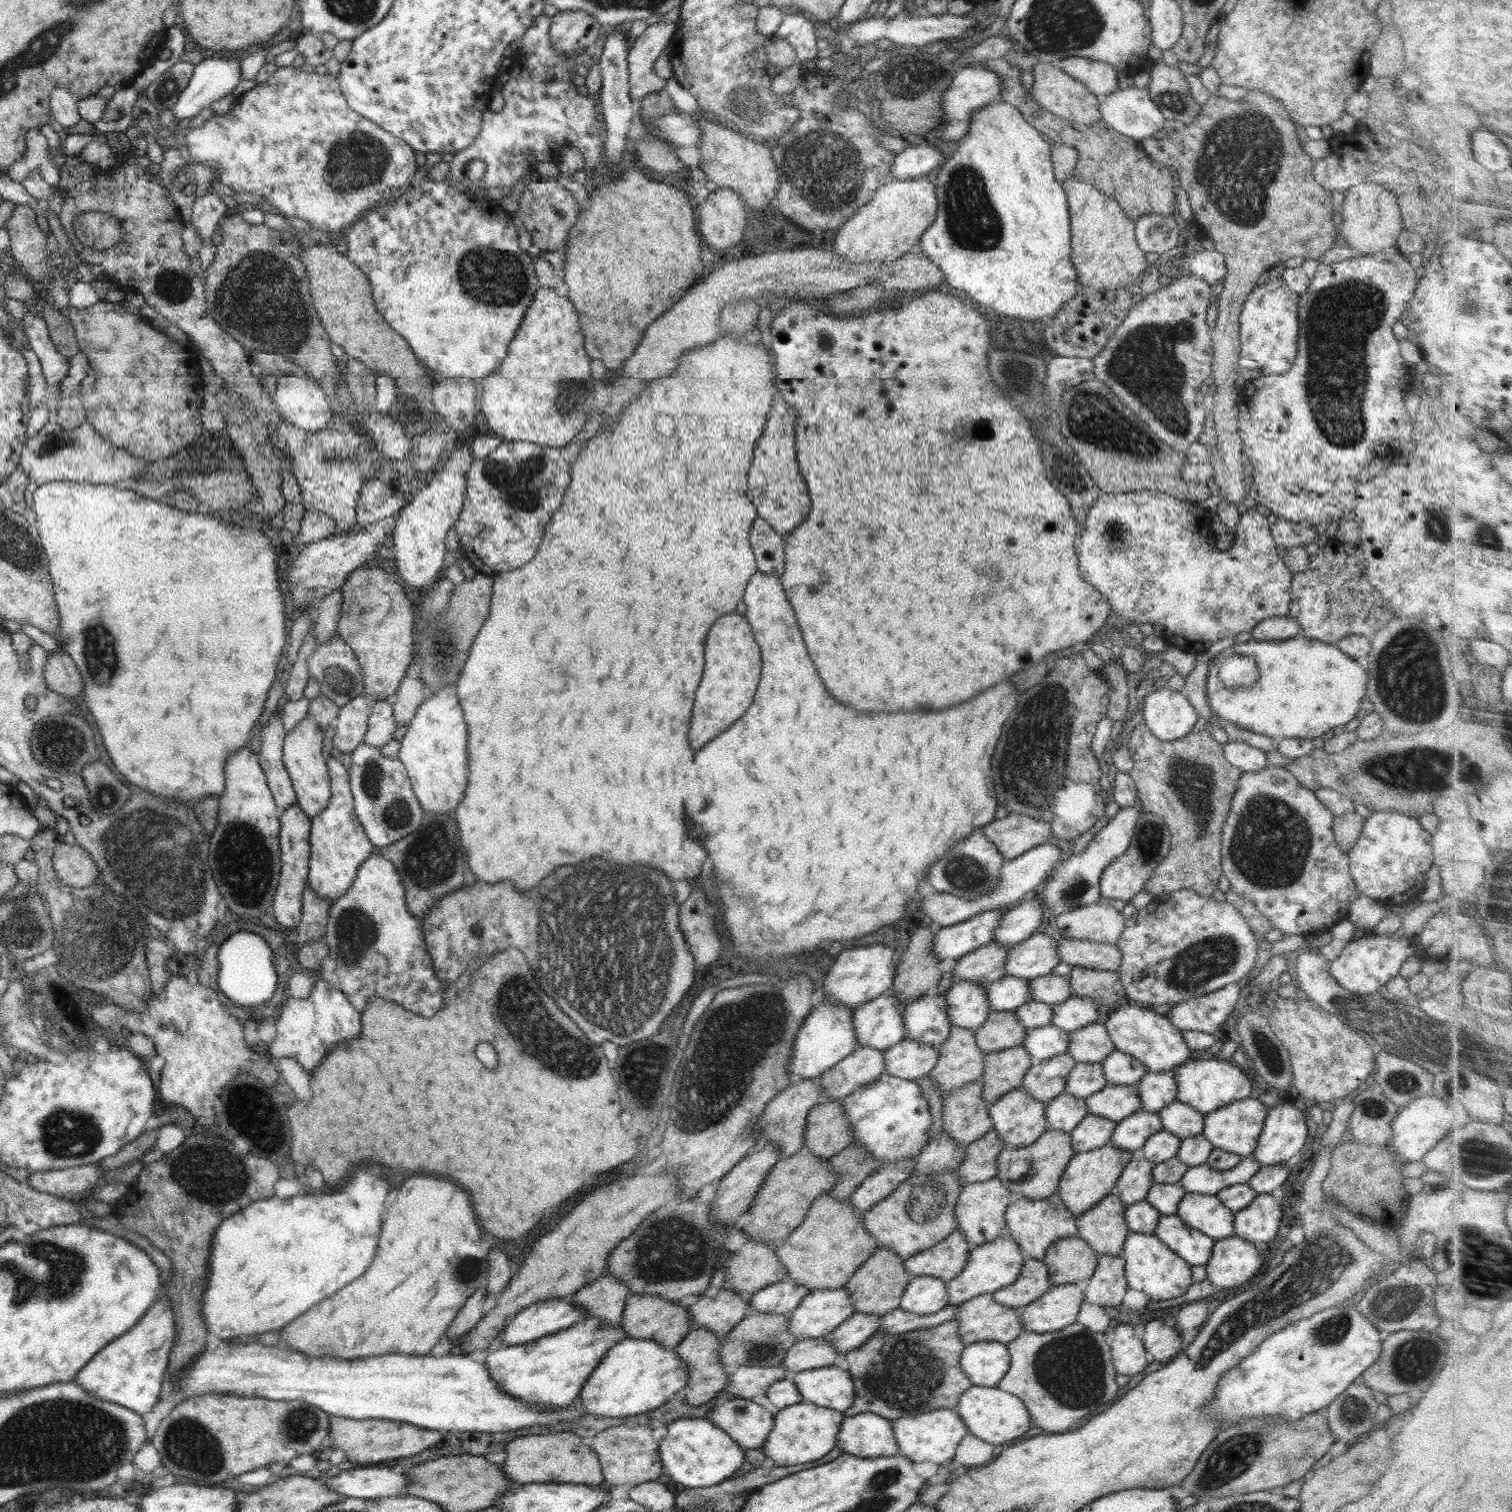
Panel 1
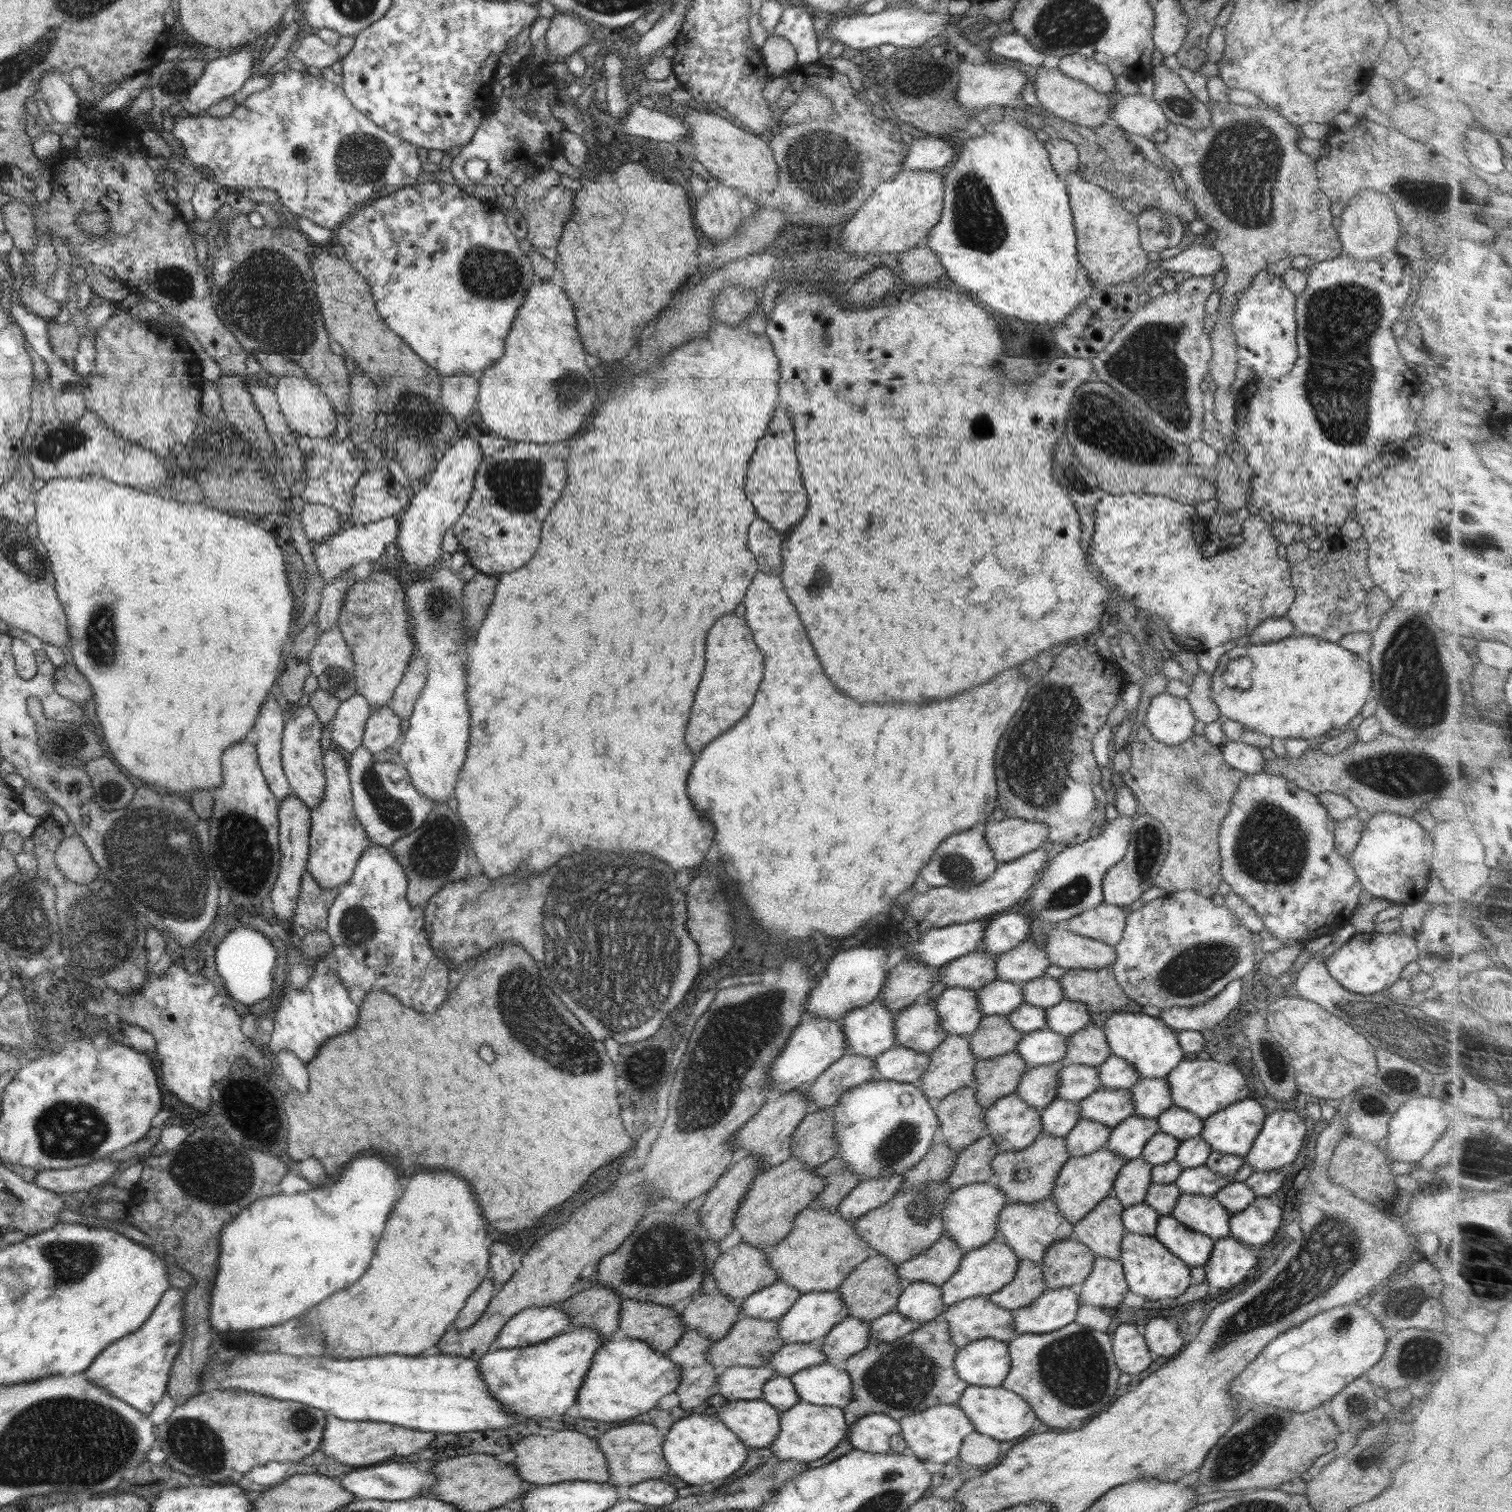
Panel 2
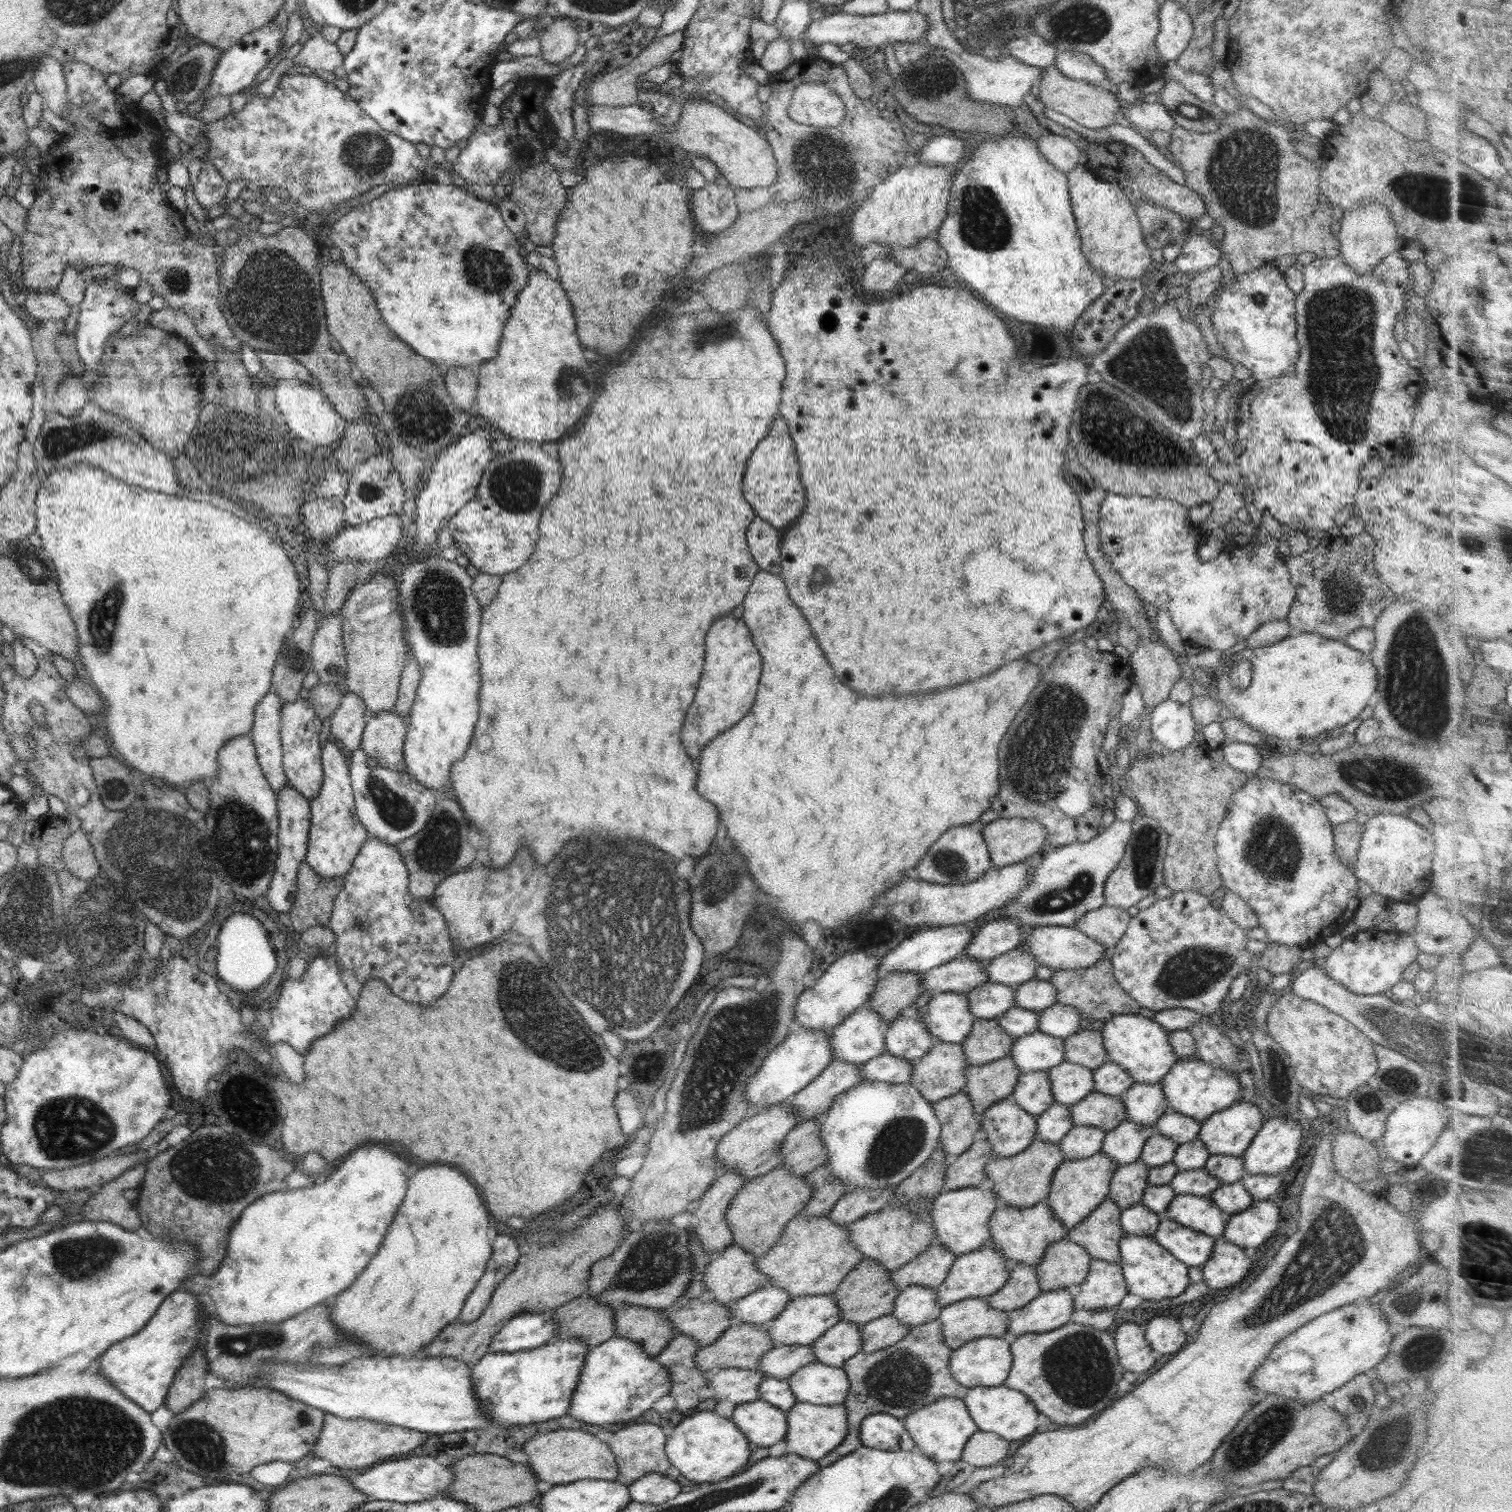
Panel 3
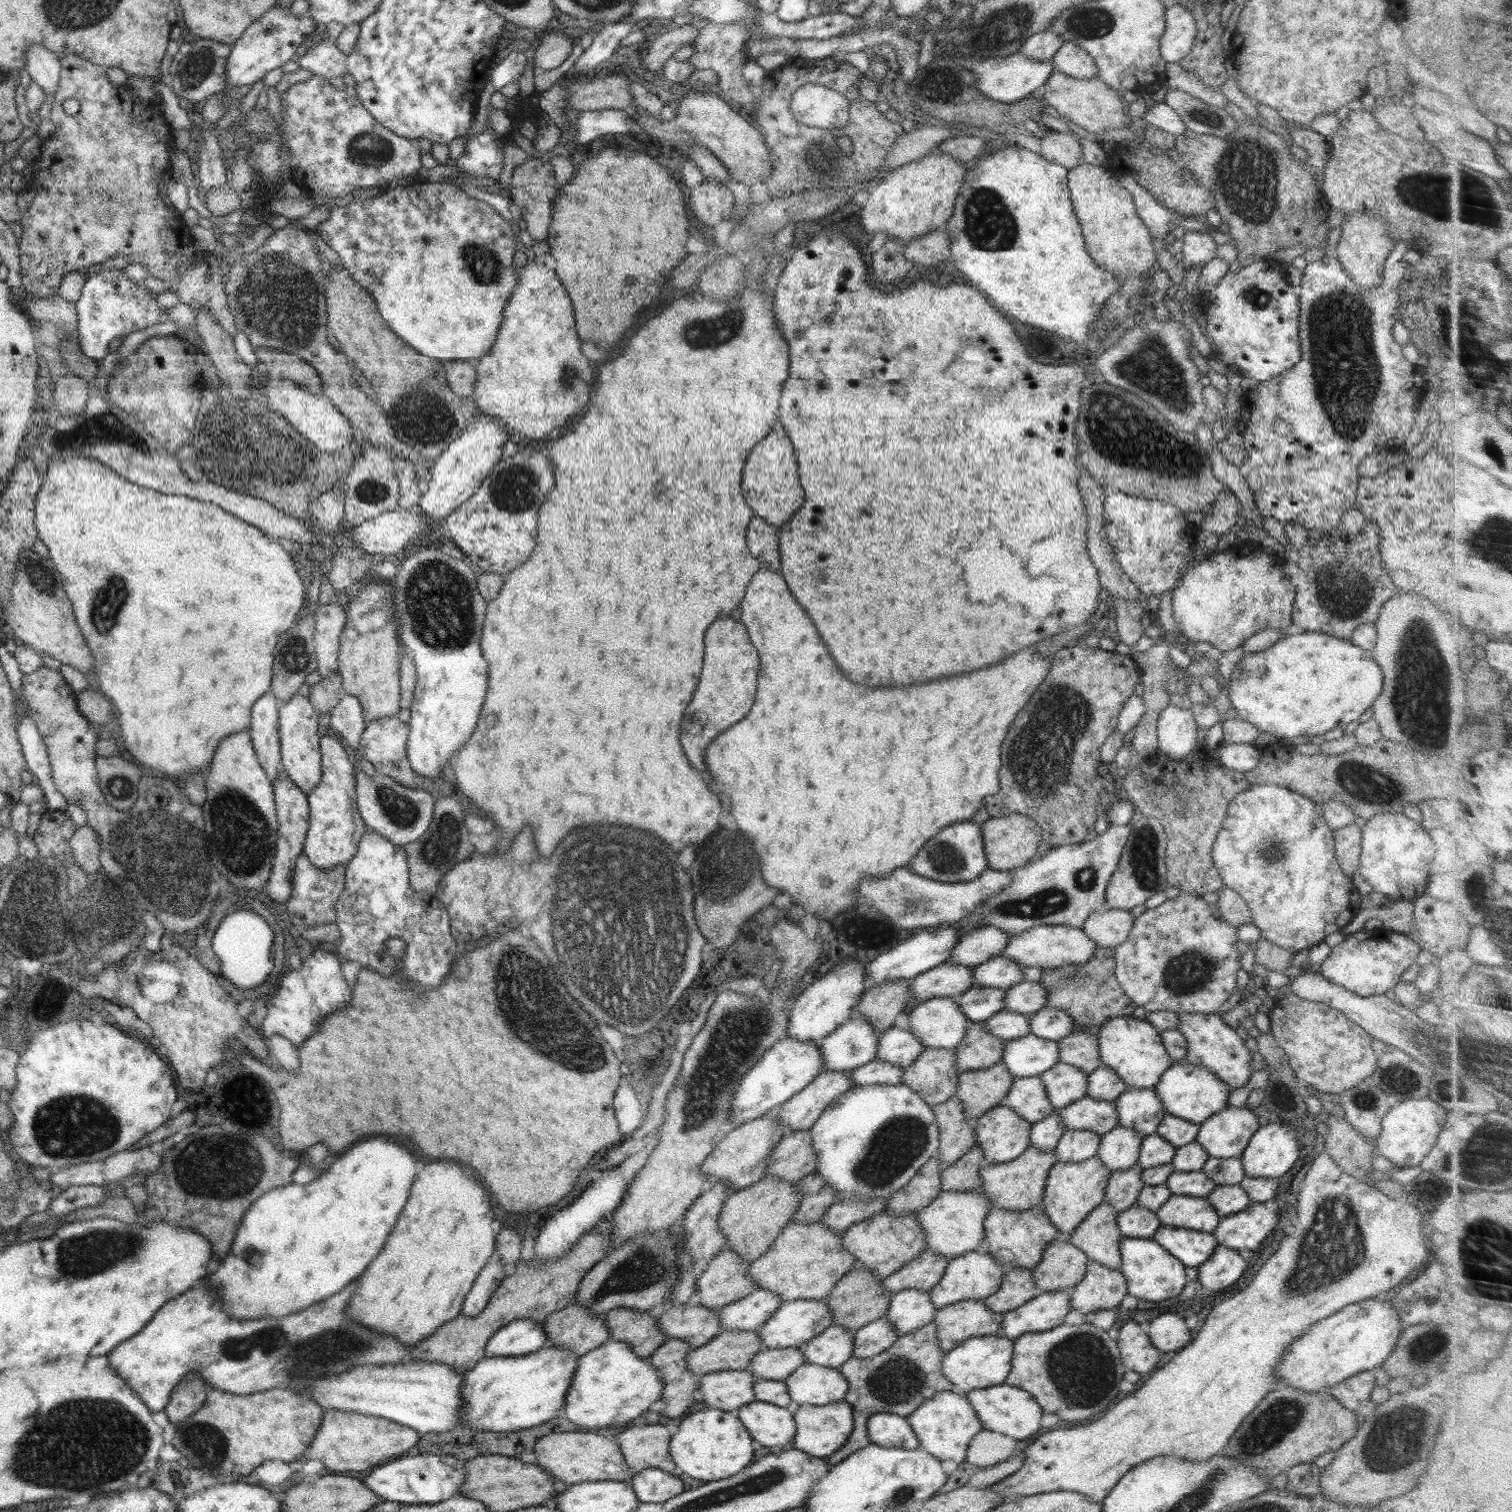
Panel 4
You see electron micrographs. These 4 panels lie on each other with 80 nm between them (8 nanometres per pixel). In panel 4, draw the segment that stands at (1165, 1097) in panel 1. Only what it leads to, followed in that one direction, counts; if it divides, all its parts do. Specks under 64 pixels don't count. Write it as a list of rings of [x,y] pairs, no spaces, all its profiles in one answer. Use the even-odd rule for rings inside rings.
[[[1128,1088],[1114,1101],[1118,1124],[1149,1135],[1156,1129],[1166,1110],[1153,1088]]]

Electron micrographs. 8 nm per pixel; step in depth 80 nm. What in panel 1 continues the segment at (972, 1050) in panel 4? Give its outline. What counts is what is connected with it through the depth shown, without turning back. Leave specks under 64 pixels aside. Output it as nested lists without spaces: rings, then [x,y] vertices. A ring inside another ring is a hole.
[[[991,1010],[985,1023],[974,1031],[982,1053],[1001,1051],[1023,1044],[1027,1030],[1011,1011]]]

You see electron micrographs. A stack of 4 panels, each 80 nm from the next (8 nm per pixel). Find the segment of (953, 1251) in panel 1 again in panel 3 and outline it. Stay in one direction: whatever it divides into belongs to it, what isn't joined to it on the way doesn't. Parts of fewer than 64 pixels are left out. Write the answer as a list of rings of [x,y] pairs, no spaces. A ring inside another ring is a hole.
[[[934,1238],[924,1252],[891,1273],[891,1283],[900,1291],[910,1285],[936,1289],[946,1280],[956,1257]]]

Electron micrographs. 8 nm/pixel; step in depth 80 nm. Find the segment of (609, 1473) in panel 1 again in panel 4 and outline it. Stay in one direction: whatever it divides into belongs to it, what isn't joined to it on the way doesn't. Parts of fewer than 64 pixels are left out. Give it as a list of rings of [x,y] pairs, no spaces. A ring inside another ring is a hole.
[[[650,1424],[627,1427],[615,1440],[632,1475],[652,1468],[679,1476],[683,1473],[670,1456],[670,1438],[668,1428]]]

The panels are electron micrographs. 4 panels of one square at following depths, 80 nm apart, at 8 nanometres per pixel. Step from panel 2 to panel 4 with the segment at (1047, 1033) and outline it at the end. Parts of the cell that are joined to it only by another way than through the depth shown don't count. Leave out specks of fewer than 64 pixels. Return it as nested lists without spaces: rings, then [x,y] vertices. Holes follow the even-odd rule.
[[[1029,1035],[1006,1041],[1002,1062],[1012,1077],[1039,1076],[1059,1062],[1059,1044]]]

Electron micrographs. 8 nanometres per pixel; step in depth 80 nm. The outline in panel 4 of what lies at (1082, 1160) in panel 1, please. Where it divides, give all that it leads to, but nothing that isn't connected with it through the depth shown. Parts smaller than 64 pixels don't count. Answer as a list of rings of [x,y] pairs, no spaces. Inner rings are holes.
[[[1097,1156],[1077,1163],[1056,1161],[1046,1179],[1042,1206],[1044,1215],[1051,1220],[1060,1235],[1072,1234],[1086,1215],[1105,1200],[1105,1190],[1110,1175],[1111,1170],[1105,1167]]]

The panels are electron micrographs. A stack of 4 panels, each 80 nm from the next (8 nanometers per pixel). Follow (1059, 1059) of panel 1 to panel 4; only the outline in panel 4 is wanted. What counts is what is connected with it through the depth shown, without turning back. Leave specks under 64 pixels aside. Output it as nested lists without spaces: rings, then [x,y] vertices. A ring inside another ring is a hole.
[[[1040,1076],[1013,1078],[1005,1104],[1031,1125],[1045,1119],[1053,1111]]]

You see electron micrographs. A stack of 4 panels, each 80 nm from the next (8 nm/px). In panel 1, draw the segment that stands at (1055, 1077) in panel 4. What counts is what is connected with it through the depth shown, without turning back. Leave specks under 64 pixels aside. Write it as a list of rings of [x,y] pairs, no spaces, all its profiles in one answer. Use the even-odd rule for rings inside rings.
[[[1077,1063],[1068,1073],[1064,1093],[1078,1099],[1087,1099],[1107,1084],[1101,1064]]]

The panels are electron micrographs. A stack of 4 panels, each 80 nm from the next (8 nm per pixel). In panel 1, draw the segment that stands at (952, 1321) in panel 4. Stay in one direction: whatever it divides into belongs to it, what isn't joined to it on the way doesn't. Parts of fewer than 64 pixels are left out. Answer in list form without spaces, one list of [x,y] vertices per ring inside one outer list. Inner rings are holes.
[[[991,1293],[975,1296],[957,1307],[954,1319],[959,1324],[959,1339],[965,1345],[982,1341],[996,1341],[1007,1345],[1024,1330],[1018,1310],[997,1303]]]

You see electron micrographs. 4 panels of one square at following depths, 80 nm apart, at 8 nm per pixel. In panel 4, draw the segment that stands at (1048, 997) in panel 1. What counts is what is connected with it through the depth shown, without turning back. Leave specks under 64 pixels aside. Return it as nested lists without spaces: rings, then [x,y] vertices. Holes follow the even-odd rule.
[[[1022,981],[1004,991],[1004,1009],[1032,1015],[1046,1005],[1046,990],[1040,982]]]

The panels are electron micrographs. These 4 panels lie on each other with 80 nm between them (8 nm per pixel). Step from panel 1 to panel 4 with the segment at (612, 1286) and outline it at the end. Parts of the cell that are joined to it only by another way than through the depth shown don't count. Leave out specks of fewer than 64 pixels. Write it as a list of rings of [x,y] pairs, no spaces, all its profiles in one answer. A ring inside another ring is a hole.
[[[570,1303],[566,1308],[551,1312],[543,1322],[547,1345],[570,1349],[578,1356],[611,1340],[604,1316],[596,1316],[580,1303]]]

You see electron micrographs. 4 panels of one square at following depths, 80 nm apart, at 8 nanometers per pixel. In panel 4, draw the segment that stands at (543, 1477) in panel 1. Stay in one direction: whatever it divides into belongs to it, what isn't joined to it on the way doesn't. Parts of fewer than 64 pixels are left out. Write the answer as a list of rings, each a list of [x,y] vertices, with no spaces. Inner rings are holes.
[[[560,1432],[560,1434],[550,1434],[542,1436],[536,1442],[534,1448],[537,1454],[537,1464],[546,1473],[550,1473],[558,1484],[573,1485],[582,1482],[598,1482],[598,1480],[610,1480],[616,1482],[630,1482],[632,1471],[625,1463],[624,1455],[616,1440],[607,1440],[603,1436],[598,1436],[596,1432]]]

